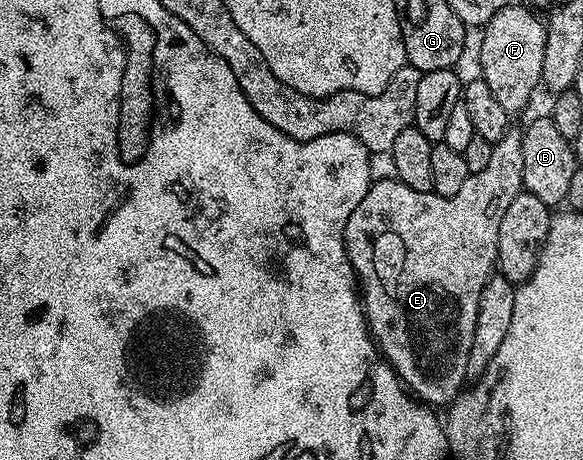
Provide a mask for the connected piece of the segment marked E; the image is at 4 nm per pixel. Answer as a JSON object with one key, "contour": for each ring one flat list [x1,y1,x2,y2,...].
{"contour":[[512,127,493,144,486,167,470,173,456,195,444,198,434,192,414,191,414,187,406,187,395,179,376,179,362,203,358,203,348,217,344,246,362,286,368,330,384,360,405,386,429,407,451,405,465,386,464,373,468,369,474,323,478,319,478,299,498,265,498,227,502,224,502,215,506,215,506,207,514,203,523,189,522,133,519,128]]}

